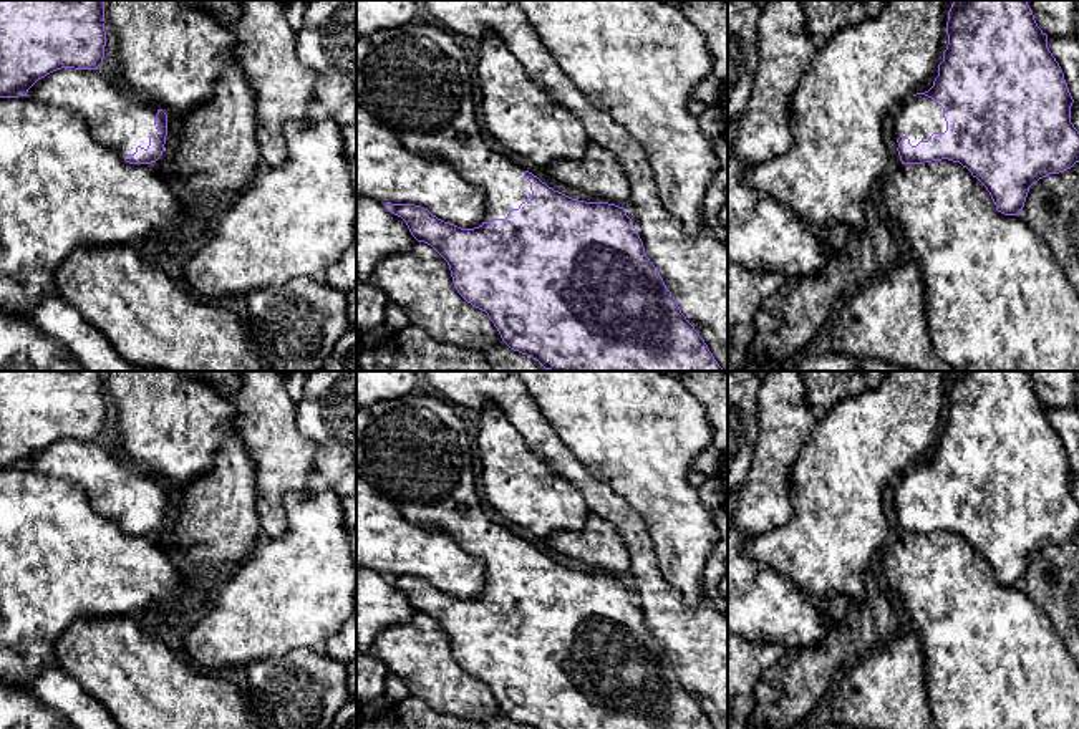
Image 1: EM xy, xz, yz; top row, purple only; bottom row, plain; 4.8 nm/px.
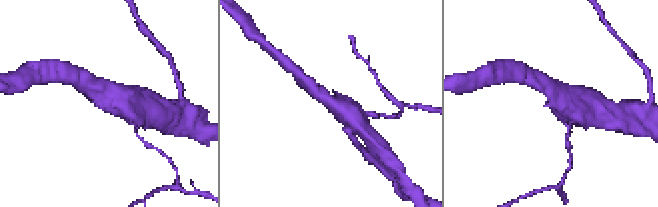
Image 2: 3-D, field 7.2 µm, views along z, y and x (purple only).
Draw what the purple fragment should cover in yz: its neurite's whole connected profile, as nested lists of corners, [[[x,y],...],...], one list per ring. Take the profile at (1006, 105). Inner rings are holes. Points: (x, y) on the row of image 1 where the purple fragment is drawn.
[[[955,0],[948,12],[946,35],[948,45],[933,86],[910,96],[895,113],[893,133],[900,161],[902,164],[941,159],[960,162],[986,187],[998,212],[1021,215],[1034,182],[1079,162],[1079,131],[1071,123],[1074,99],[1064,73],[1026,0]]]

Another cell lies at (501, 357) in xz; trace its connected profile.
[[[504,341],[489,348],[484,355],[494,371],[545,371],[532,356],[510,350]]]

